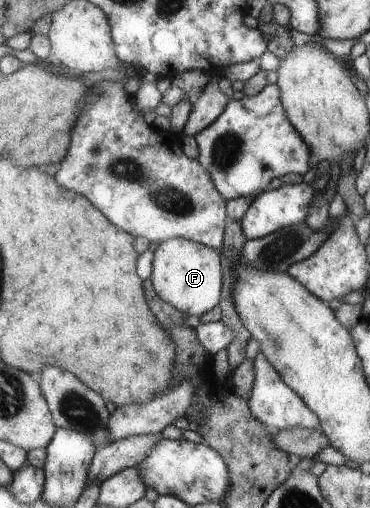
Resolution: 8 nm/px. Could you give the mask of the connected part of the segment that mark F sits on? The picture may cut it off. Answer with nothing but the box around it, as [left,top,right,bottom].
[152,238,222,316]

